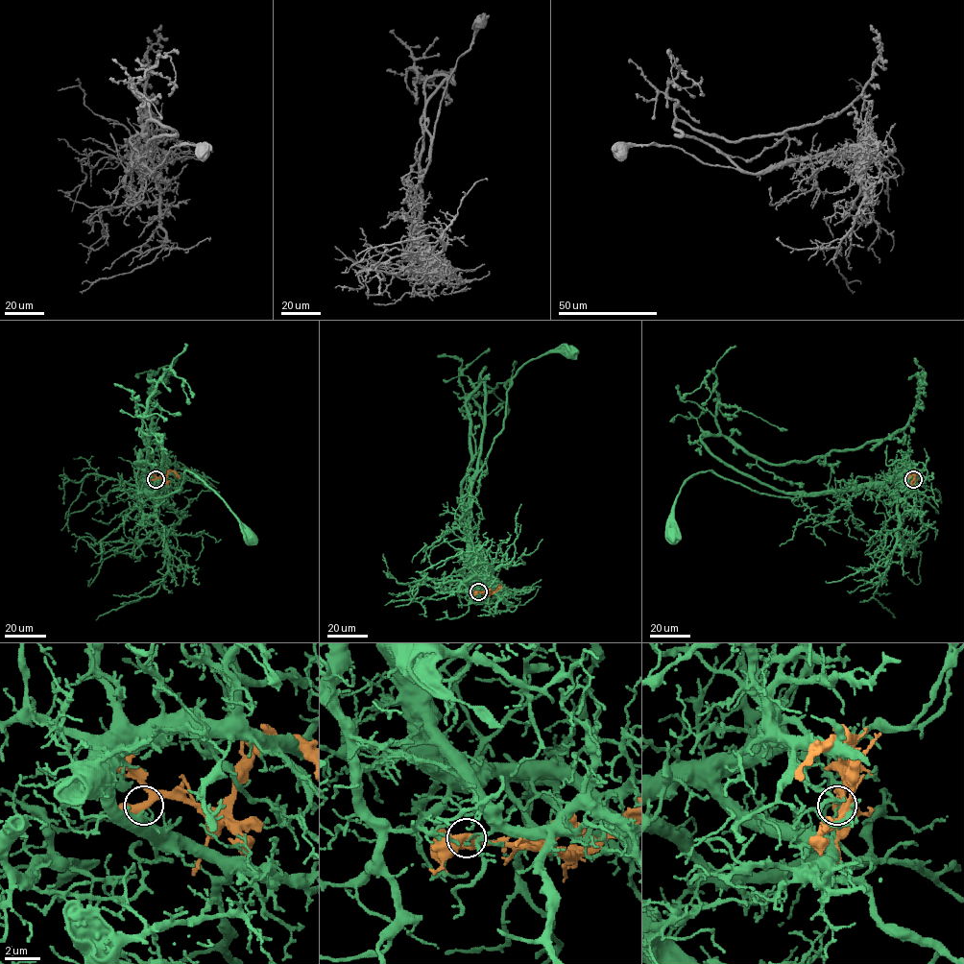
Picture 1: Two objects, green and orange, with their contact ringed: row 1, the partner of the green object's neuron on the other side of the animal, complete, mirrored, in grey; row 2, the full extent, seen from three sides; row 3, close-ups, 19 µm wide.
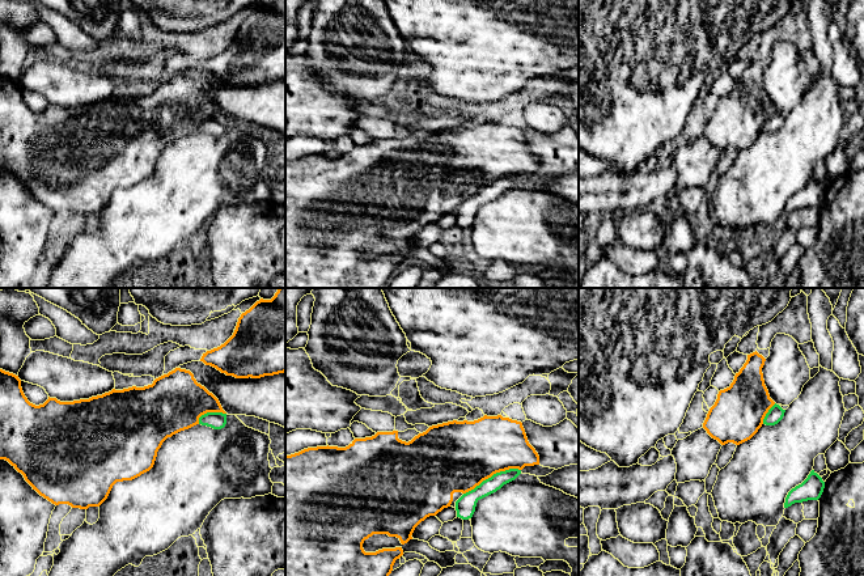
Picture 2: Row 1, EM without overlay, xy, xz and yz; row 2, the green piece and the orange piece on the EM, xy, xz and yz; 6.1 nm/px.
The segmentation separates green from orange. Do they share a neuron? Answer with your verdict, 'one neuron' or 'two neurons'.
two neurons

